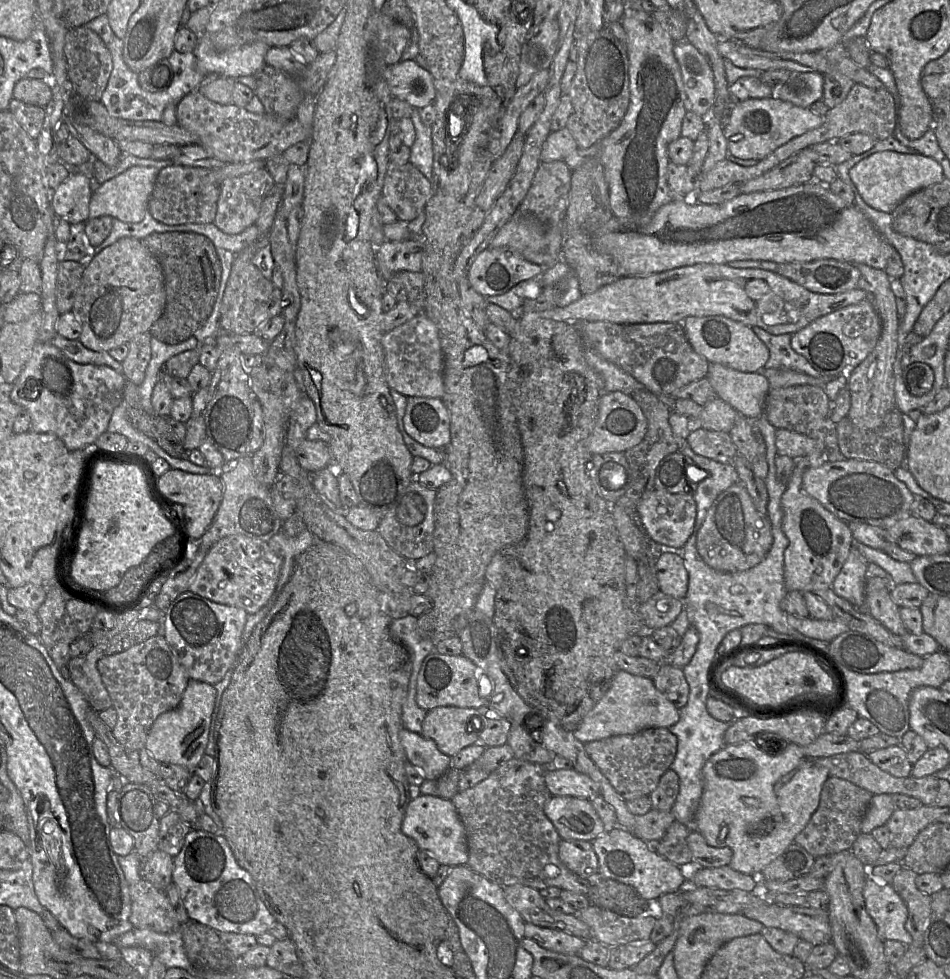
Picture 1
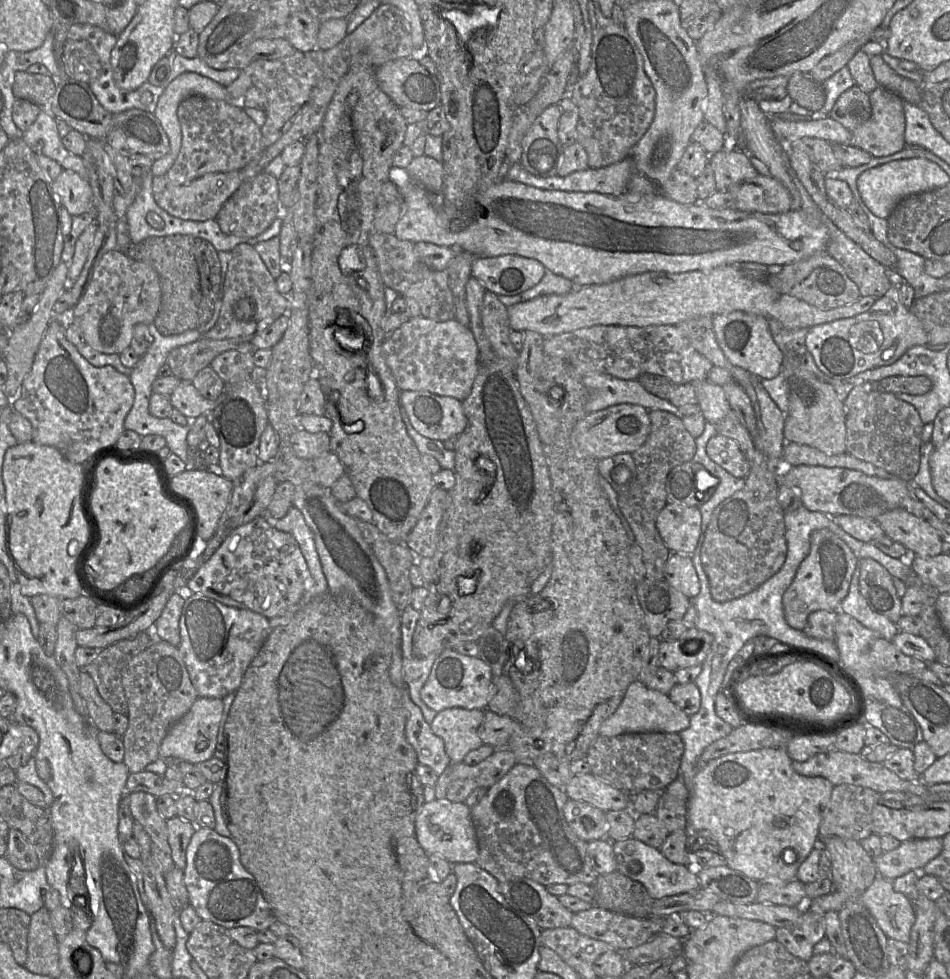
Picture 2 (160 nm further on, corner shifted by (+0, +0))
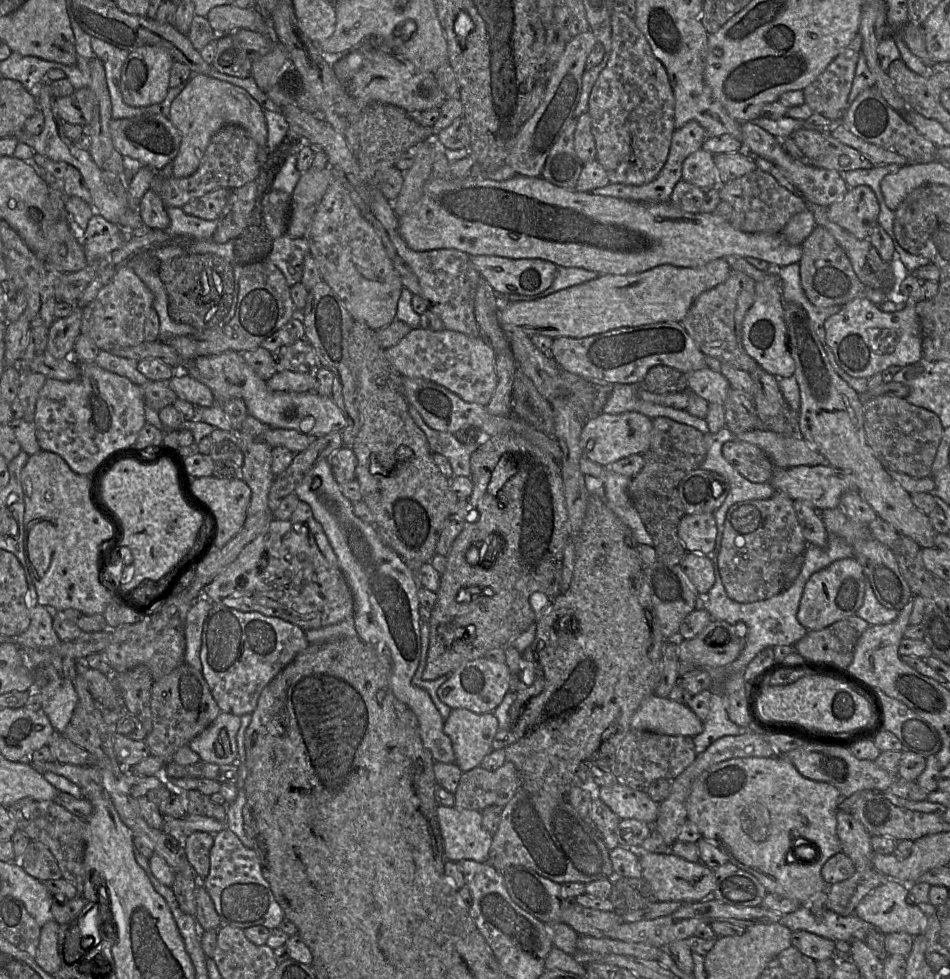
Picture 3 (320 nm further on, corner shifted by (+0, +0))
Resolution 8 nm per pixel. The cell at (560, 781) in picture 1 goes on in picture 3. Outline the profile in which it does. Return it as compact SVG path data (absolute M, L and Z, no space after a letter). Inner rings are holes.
M616 783L613 786L596 788L595 796L620 819L636 819L651 826L657 819L659 803L653 801L645 790L634 790Z

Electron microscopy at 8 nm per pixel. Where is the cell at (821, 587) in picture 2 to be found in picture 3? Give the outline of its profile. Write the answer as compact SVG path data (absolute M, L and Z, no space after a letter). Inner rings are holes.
M854 558L837 560L811 575L805 584L797 620L808 631L821 630L846 617L856 615L864 599L864 573Z

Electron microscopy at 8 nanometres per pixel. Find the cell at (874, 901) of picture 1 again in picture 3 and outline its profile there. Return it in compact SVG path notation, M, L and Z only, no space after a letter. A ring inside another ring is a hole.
M886 879L860 901L855 908L854 914L872 924L885 935L905 932L915 937L926 930L928 926L928 913L923 906L909 903L907 897L908 884L895 879Z

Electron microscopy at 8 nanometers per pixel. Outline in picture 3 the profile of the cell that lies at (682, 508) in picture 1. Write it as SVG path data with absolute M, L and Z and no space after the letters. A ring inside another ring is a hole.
M685 514L678 526L678 536L687 552L708 556L715 549L717 537L713 514Z

